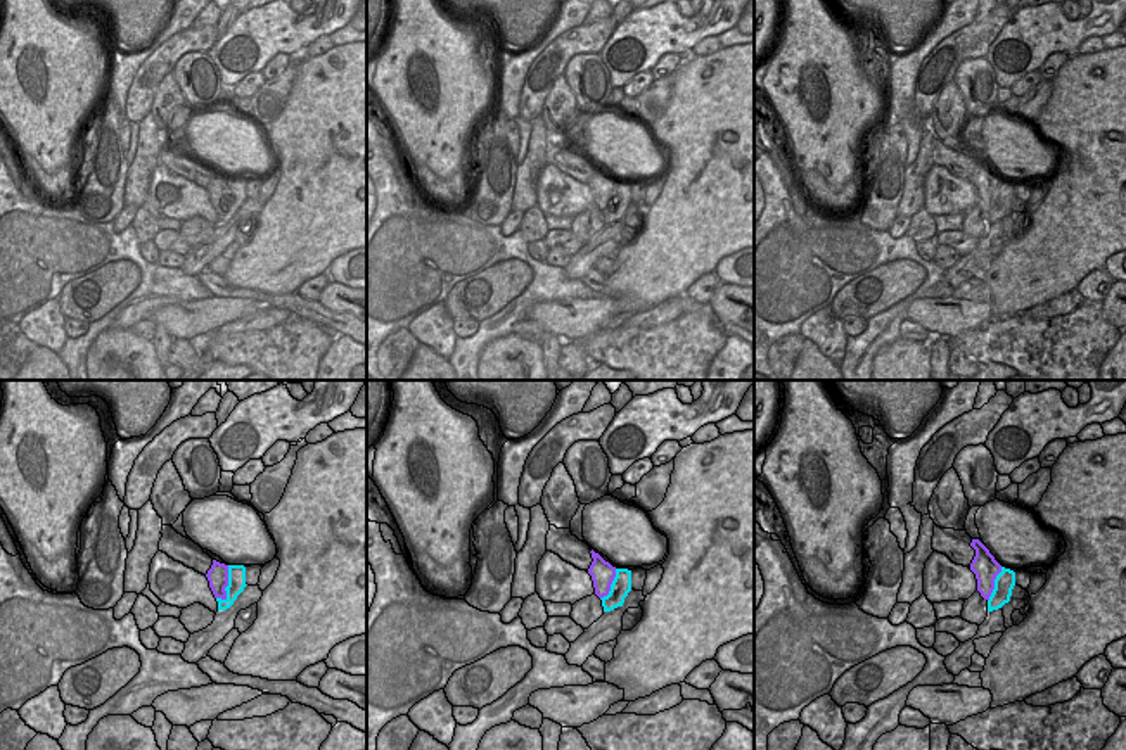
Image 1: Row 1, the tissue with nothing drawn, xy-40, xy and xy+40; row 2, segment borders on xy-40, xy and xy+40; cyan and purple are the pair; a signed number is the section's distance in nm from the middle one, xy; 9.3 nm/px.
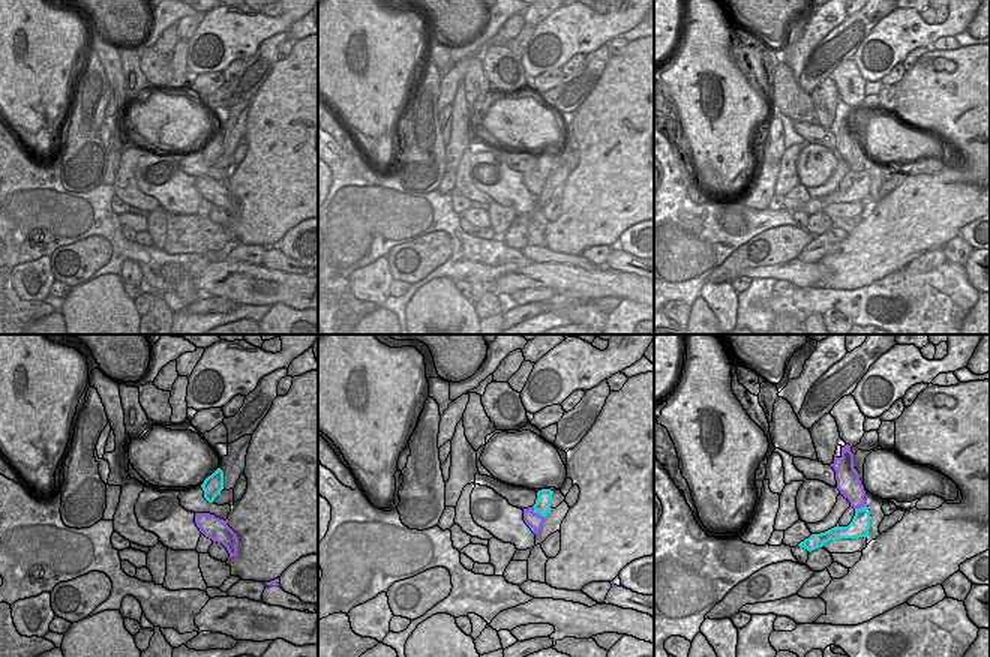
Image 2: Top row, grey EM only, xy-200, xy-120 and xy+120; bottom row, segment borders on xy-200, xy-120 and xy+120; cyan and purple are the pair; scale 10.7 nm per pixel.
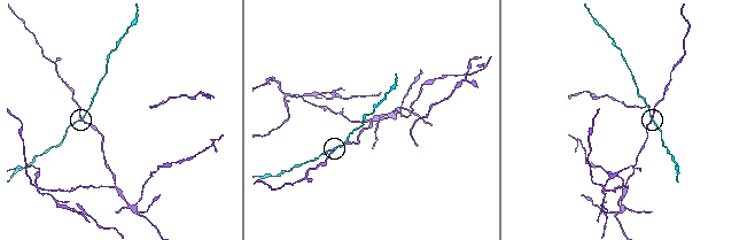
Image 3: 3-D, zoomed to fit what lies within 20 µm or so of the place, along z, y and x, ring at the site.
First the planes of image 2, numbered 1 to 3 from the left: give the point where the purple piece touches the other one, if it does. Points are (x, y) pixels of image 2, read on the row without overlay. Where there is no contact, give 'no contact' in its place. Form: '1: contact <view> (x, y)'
1: no contact
2: contact xy-120 (537, 176)
3: contact xy+120 (861, 171)

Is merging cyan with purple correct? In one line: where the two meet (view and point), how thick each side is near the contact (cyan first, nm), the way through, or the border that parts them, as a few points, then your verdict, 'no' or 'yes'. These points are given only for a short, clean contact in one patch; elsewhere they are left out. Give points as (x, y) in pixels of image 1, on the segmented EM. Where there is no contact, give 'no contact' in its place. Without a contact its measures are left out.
xy-40 (229, 583) | 160/190 nm | no

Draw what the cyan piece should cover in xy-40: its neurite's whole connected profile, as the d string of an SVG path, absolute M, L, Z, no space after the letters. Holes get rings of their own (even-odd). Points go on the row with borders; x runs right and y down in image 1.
M228 565L228 586L225 588L227 598L216 598L218 612L230 608L246 586L246 567Z

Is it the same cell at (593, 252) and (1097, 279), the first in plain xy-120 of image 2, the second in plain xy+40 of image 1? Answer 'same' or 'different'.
same

